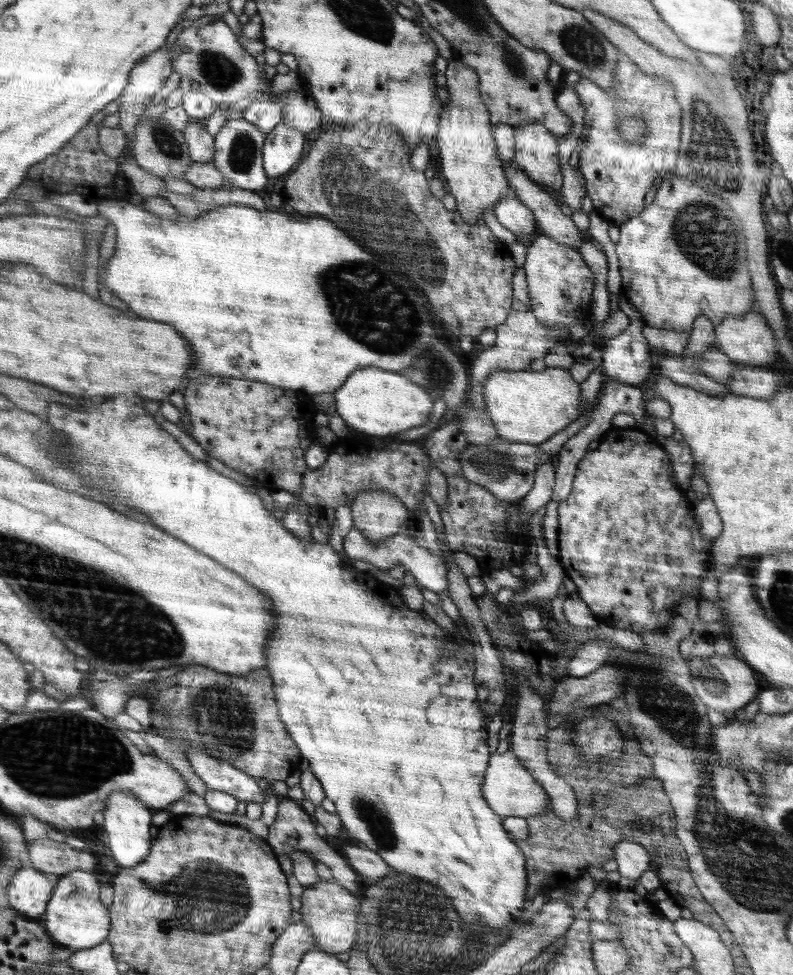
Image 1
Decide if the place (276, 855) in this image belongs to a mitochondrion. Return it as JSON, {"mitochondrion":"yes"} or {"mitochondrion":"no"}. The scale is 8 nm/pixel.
{"mitochondrion":"no"}

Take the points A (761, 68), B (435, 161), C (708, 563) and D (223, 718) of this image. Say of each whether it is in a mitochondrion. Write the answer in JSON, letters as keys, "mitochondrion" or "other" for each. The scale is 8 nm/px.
{"A":"other","B":"other","C":"other","D":"mitochondrion"}

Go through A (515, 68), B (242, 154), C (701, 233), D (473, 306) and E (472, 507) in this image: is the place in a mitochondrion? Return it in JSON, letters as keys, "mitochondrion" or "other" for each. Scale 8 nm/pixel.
{"A":"mitochondrion","B":"mitochondrion","C":"mitochondrion","D":"other","E":"other"}

